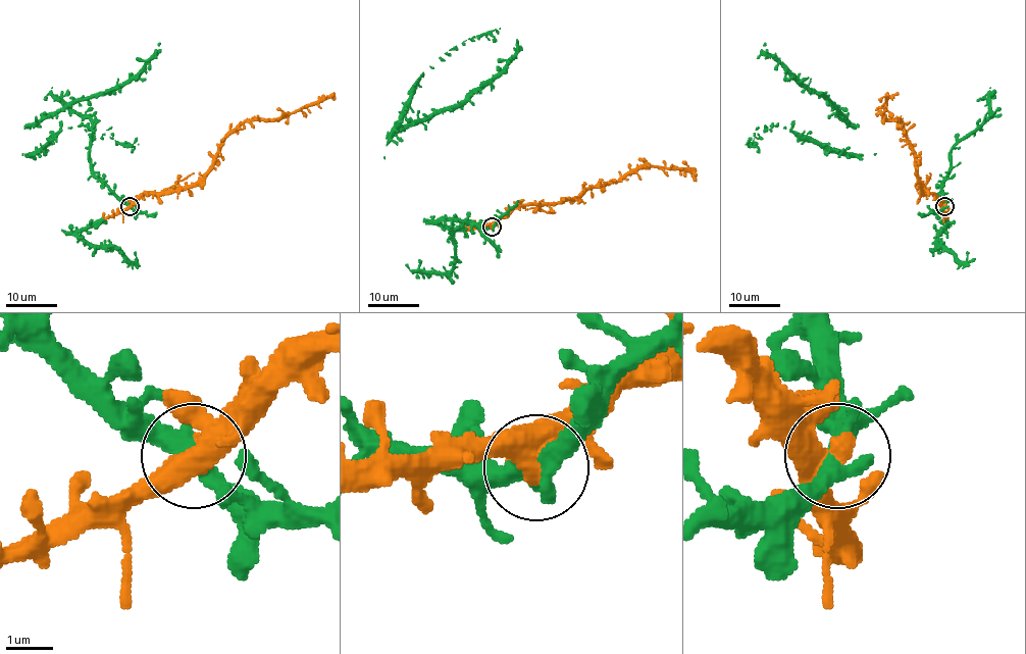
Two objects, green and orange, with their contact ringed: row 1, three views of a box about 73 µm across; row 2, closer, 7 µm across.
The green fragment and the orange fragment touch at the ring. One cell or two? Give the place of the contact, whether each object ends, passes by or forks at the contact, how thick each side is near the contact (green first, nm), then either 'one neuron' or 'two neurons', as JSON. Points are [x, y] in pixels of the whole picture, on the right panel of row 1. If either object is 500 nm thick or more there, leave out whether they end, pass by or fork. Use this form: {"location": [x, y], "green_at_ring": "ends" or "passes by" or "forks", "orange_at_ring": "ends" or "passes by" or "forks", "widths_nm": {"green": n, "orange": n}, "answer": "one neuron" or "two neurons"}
{"location": [944, 206], "green_at_ring": "forks", "orange_at_ring": "passes by", "widths_nm": {"green": 340, "orange": 480}, "answer": "one neuron"}

